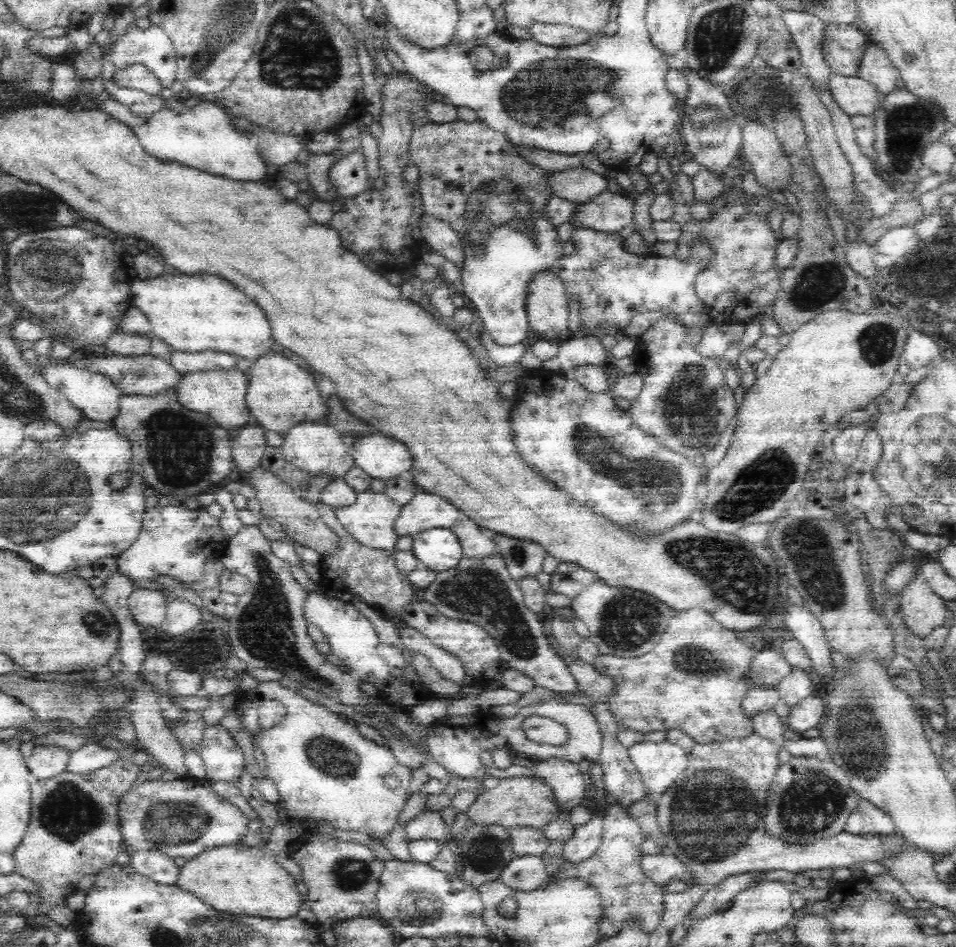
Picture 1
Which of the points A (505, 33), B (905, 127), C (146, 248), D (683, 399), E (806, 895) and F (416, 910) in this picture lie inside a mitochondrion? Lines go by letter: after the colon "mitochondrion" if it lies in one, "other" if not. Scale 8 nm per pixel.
A: other
B: mitochondrion
C: other
D: mitochondrion
E: other
F: mitochondrion

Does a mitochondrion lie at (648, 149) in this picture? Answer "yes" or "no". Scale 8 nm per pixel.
no

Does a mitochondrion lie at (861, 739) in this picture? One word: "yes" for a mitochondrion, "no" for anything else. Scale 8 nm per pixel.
yes

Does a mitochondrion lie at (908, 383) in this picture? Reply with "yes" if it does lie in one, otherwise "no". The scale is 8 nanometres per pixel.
no

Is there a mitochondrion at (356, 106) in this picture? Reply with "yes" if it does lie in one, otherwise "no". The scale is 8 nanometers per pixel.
yes

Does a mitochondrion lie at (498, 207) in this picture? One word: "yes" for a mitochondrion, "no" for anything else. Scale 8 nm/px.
yes

